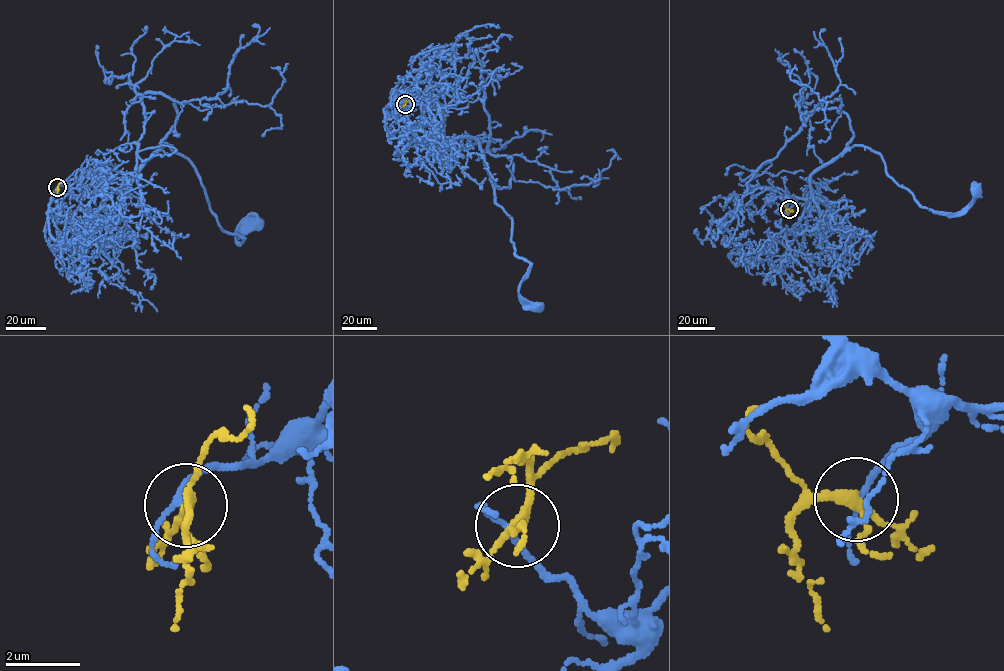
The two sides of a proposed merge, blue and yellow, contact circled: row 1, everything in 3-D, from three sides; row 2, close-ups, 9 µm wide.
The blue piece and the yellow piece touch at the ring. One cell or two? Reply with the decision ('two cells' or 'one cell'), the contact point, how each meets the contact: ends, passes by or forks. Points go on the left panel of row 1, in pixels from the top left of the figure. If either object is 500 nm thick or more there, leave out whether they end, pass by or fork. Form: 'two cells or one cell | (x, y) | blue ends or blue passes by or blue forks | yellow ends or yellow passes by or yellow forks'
one cell | (57, 187) | blue passes by | yellow forks

